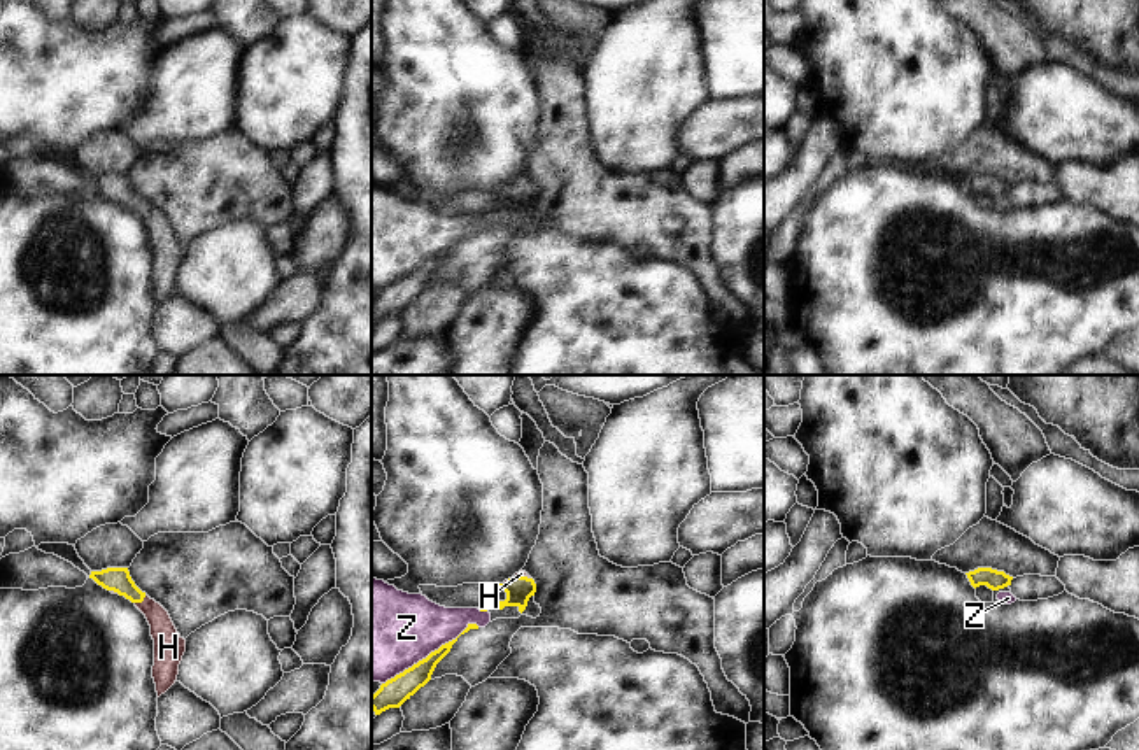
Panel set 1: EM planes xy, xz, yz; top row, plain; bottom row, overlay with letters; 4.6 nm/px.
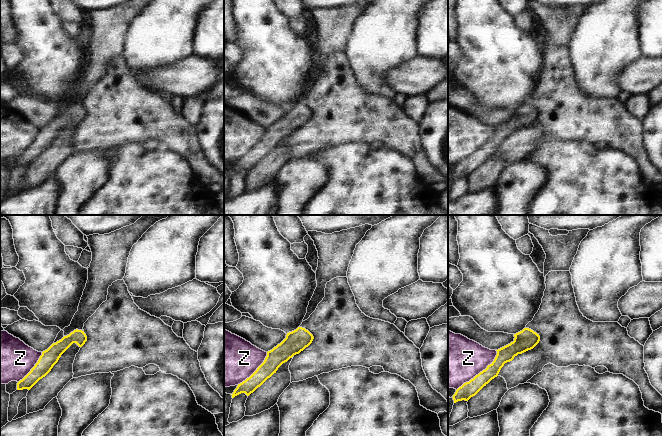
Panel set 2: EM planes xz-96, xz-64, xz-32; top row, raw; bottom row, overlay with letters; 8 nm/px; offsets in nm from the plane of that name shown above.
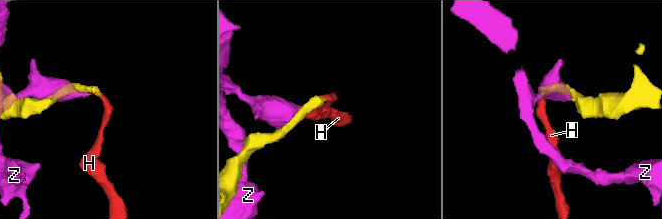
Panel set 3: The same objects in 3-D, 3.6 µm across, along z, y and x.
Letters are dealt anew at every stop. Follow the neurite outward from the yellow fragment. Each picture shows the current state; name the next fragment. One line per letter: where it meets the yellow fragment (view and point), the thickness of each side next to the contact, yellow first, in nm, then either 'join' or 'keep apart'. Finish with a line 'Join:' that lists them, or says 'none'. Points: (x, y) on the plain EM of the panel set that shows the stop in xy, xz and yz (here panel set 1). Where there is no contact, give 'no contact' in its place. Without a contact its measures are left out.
H: xy (141, 209) | 110/140 nm | join
Z: xz (431, 260) | 120/400 nm | keep apart
Join: H

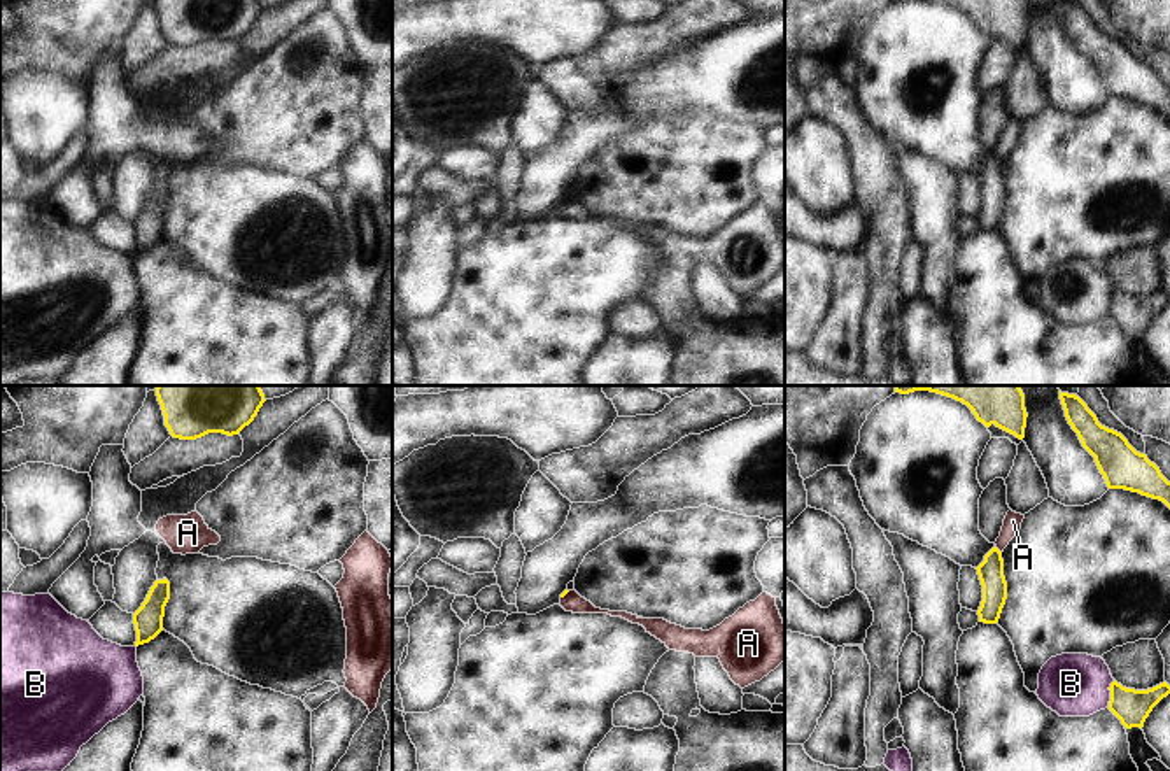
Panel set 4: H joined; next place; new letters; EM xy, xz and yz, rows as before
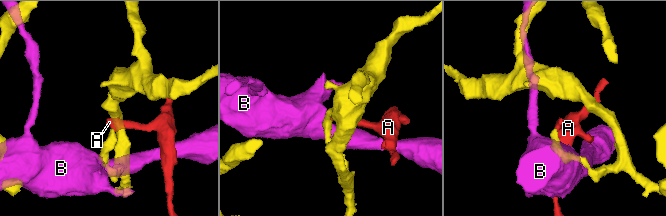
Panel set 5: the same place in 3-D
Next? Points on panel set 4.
A: yz (999, 158) | 120/80 nm | keep apart
B: yz (1111, 302) | 160/280 nm | keep apart
Join: none

